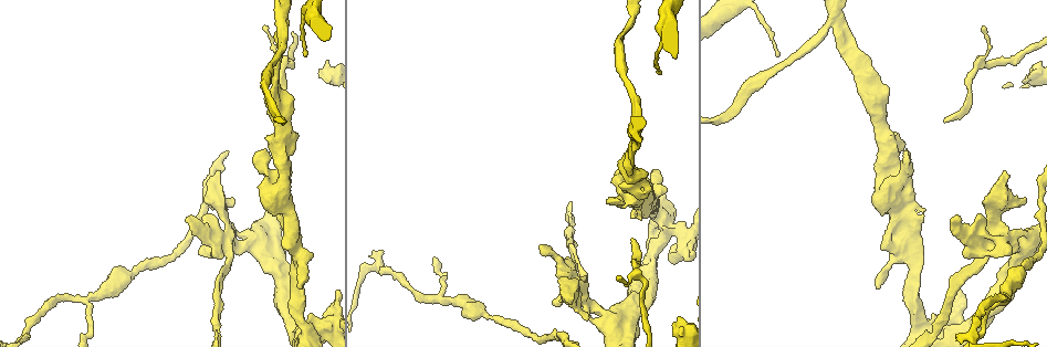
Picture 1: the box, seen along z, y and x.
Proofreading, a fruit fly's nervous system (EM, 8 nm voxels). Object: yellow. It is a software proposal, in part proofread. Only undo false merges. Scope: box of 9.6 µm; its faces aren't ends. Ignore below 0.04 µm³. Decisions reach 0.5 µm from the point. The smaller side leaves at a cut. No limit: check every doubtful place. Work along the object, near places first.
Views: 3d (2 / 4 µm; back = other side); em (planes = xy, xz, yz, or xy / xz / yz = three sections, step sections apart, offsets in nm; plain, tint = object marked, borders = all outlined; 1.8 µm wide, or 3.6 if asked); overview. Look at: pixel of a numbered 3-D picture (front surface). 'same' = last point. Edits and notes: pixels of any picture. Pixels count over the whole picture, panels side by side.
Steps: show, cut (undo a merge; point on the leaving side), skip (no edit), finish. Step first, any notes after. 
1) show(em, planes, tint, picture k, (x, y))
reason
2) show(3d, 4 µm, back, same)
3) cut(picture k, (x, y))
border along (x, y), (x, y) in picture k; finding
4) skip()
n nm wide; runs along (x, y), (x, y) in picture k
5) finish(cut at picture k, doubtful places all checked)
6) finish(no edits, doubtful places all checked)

show(em, planes, tint, picture 1, (280, 24))
two arms in line, one across

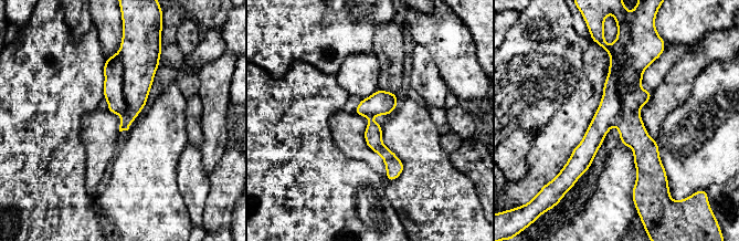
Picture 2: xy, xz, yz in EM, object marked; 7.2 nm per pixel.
cut(picture 2, (610, 106))
170 nm wide; border along (623, 60), (621, 111), (614, 121) in picture 2; two cells meet here

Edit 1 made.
show(em, xy, step 8, plain, picture 1, (1000, 240))
four arms meet

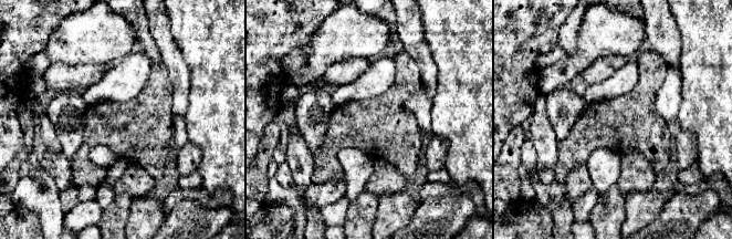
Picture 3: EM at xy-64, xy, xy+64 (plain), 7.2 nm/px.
show(em, xy, step 8, tint, same)

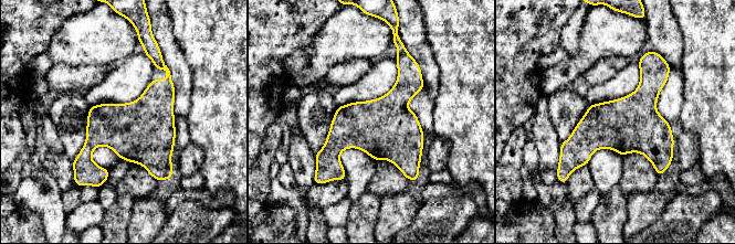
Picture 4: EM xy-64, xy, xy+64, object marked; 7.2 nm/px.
cut(picture 4, (150, 46))
border along (161, 61), (154, 64) in picture 4; a second cell is stuck on

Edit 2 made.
show(em, planes, plain, picture 1, (218, 232))

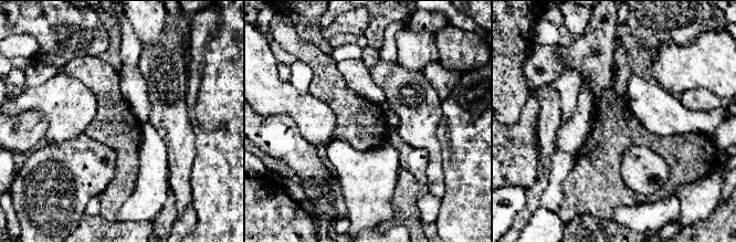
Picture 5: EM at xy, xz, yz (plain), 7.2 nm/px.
show(em, planes, tint, same)

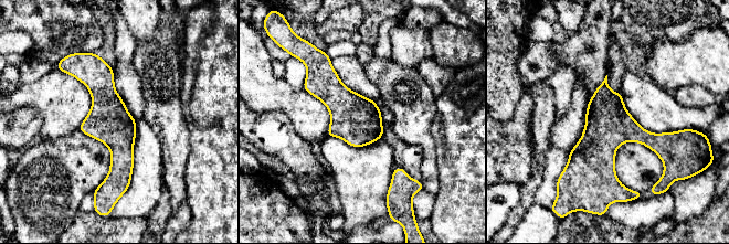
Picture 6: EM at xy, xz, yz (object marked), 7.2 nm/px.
skip()
runs along (95, 57), (118, 133), (109, 187) in picture 6; all the same cell

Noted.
finish(cut at picture 2, cut at picture 4, doubtful places all checked)

